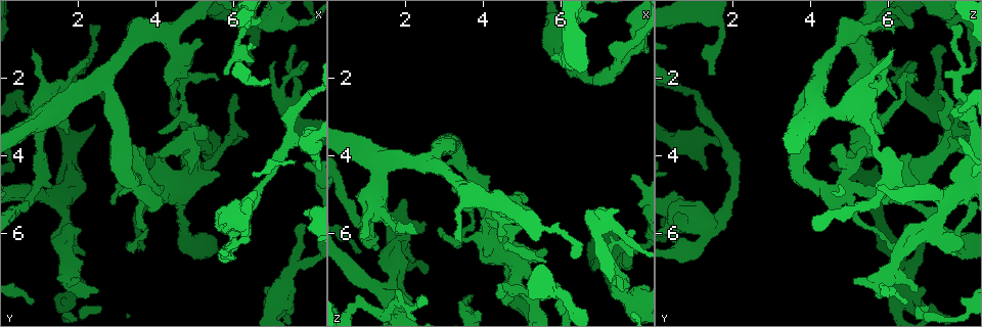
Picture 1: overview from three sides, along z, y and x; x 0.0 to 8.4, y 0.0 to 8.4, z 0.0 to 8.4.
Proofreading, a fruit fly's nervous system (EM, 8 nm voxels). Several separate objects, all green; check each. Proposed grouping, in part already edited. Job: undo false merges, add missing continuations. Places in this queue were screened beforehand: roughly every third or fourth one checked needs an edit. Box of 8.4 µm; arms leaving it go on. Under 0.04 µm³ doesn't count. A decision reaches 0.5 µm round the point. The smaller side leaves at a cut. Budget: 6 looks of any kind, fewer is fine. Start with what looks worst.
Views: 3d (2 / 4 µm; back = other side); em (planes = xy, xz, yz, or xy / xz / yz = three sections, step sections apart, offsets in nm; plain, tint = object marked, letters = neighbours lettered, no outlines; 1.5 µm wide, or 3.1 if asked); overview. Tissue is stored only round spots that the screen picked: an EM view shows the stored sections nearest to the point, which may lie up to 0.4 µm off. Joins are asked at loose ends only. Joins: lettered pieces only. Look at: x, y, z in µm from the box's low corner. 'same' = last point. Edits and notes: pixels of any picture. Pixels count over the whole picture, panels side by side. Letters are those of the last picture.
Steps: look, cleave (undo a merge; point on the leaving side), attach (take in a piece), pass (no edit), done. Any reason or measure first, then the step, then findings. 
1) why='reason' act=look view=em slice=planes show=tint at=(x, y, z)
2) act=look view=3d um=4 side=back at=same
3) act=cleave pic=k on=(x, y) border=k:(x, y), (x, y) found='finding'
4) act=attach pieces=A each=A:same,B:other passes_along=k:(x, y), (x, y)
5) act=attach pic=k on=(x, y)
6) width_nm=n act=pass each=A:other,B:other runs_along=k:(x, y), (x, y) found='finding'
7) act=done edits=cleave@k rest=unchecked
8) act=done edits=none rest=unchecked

act=look view=em slice=planes show=letters at=(1.65, 5.00, 7.70)

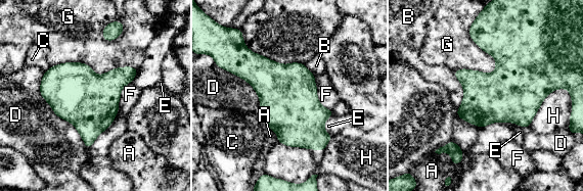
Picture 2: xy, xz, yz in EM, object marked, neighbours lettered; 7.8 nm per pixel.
width_nm=400 act=pass each=A:other,B:other,C:other,D:other,E:other,F:other,G:other,H:other border=2:(51, 65), (137, 69) found='one neuron here'

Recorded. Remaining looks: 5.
why='branch stops here' act=look view=em slice=xz step=8 show=letters at=(3.30, 0.80, 6.15)

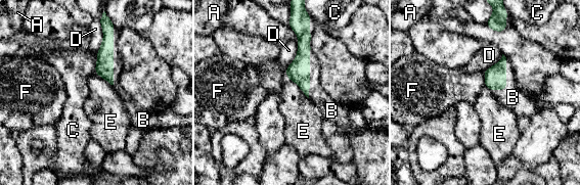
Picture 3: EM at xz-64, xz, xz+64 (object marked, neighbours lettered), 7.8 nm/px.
act=look view=em slice=planes show=letters at=same

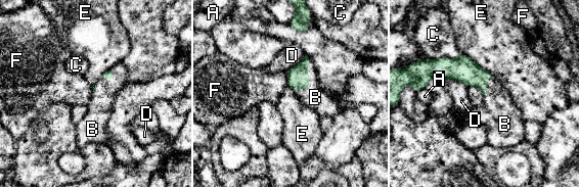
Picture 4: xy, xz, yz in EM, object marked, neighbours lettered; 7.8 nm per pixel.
act=attach pieces=B each=A:other,B:same,C:other,D:other,E:other,F:other found='it goes on there'

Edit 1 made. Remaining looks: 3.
why='redraw' act=look view=overview

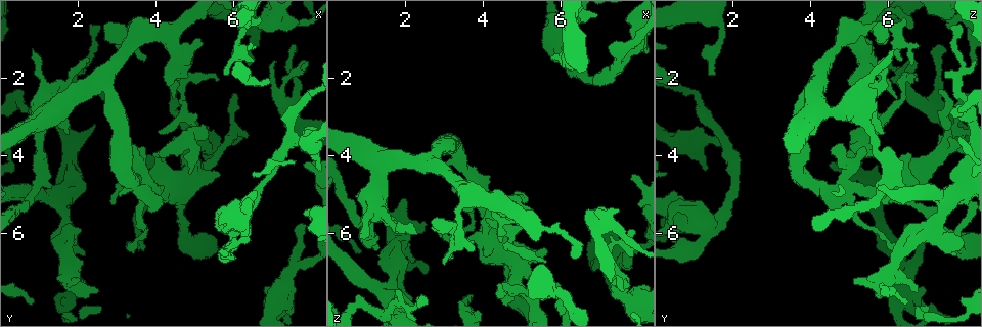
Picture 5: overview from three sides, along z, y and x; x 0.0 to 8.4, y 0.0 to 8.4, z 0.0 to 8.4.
why='an open end' act=look view=em slice=xy step=8 show=tint at=(6.85, 7.35, 6.85)

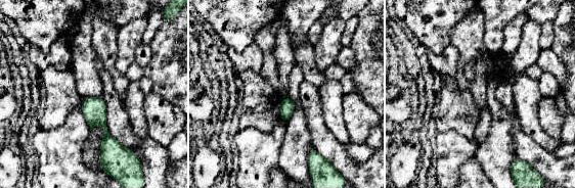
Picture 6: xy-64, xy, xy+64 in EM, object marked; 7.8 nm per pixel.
act=look view=em slice=planes show=letters at=same

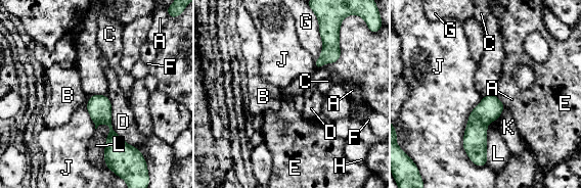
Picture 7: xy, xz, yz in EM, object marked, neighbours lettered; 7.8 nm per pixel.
width_nm=190 act=pass each=A:other,B:other,C:other,D:other,E:other,F:other,G:other,H:other,J:other,K:other,L:other found='no lettered piece goes on from it'

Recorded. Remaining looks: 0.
act=done edits=attach@4 rest=unchecked

